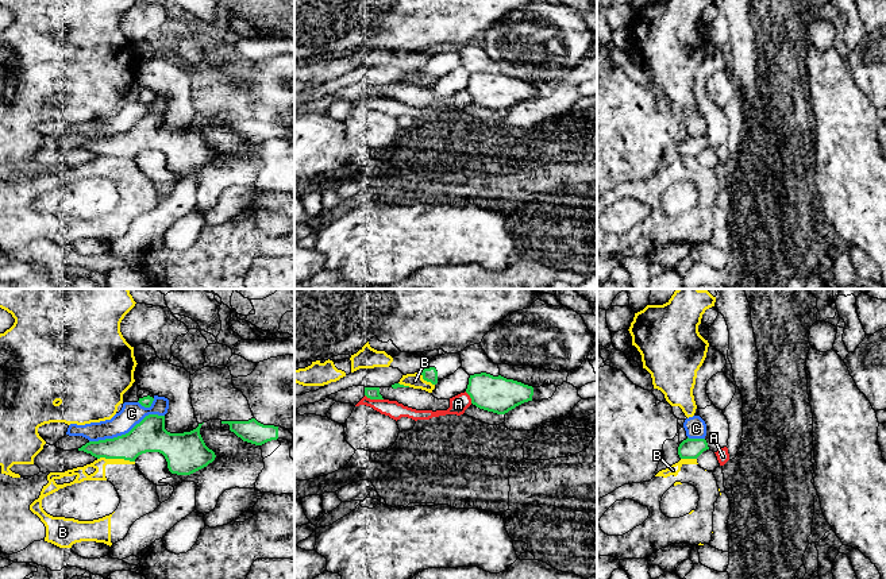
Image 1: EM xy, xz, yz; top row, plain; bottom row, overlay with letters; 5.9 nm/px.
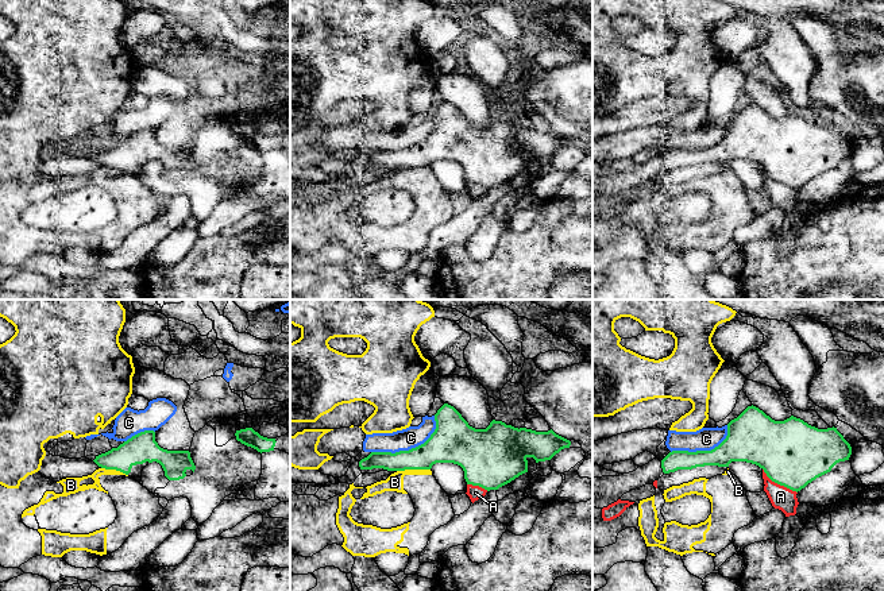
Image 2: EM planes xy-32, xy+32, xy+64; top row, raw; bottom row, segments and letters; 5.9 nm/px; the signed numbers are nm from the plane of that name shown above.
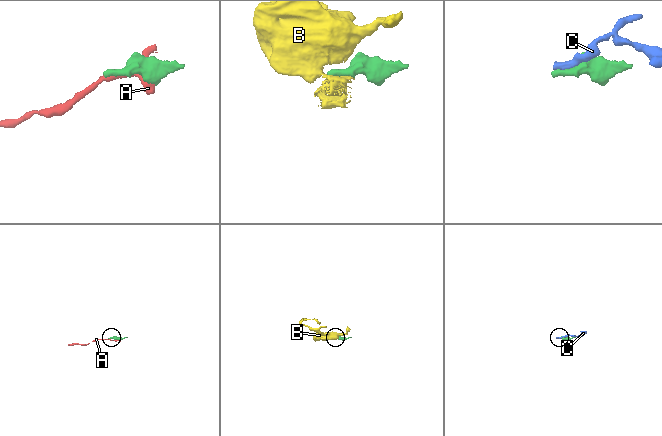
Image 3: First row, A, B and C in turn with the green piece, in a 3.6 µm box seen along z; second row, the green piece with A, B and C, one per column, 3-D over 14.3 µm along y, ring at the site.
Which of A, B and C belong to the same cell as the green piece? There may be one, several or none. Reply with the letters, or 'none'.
none

